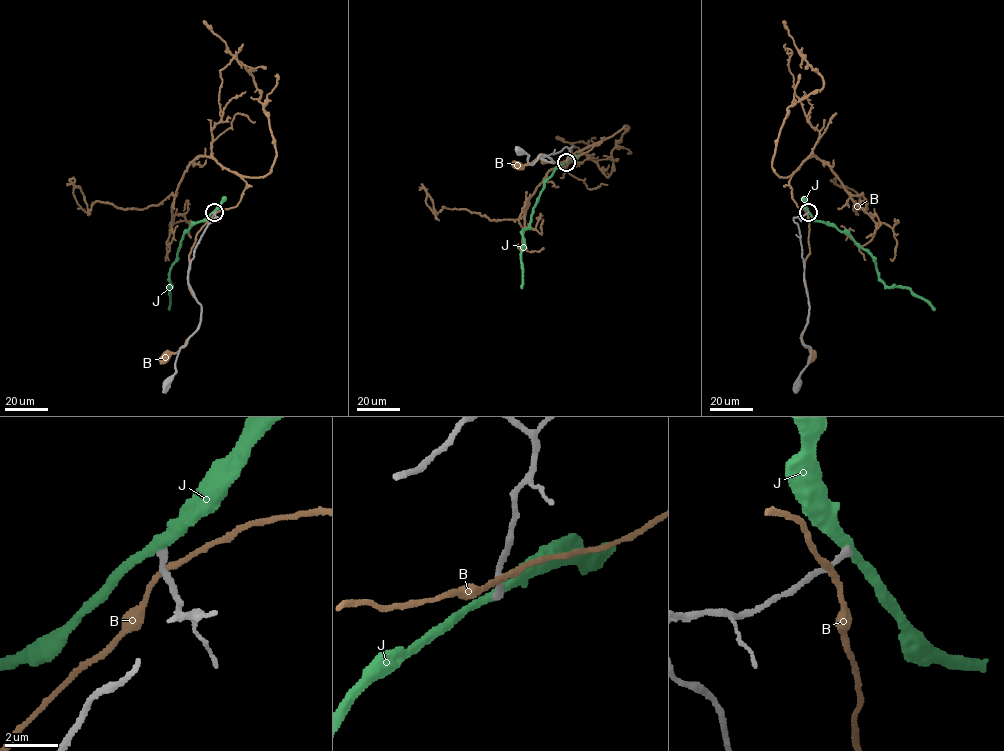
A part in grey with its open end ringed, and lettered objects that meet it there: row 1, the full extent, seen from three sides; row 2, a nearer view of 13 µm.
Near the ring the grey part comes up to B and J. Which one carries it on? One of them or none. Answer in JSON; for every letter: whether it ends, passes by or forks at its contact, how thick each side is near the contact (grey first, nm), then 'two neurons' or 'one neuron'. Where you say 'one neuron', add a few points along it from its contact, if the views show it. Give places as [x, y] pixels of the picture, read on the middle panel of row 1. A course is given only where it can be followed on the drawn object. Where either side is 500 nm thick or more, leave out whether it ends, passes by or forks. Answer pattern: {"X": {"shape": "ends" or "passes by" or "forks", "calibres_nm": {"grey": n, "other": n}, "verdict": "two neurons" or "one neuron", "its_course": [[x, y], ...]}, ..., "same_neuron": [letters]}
{"B": {"shape": "passes by", "calibres_nm": {"grey": 320, "other": 200}, "verdict": "two neurons"}, "J": {"shape": "passes by", "calibres_nm": {"grey": 280, "other": 360}, "verdict": "two neurons"}, "same_neuron": []}

